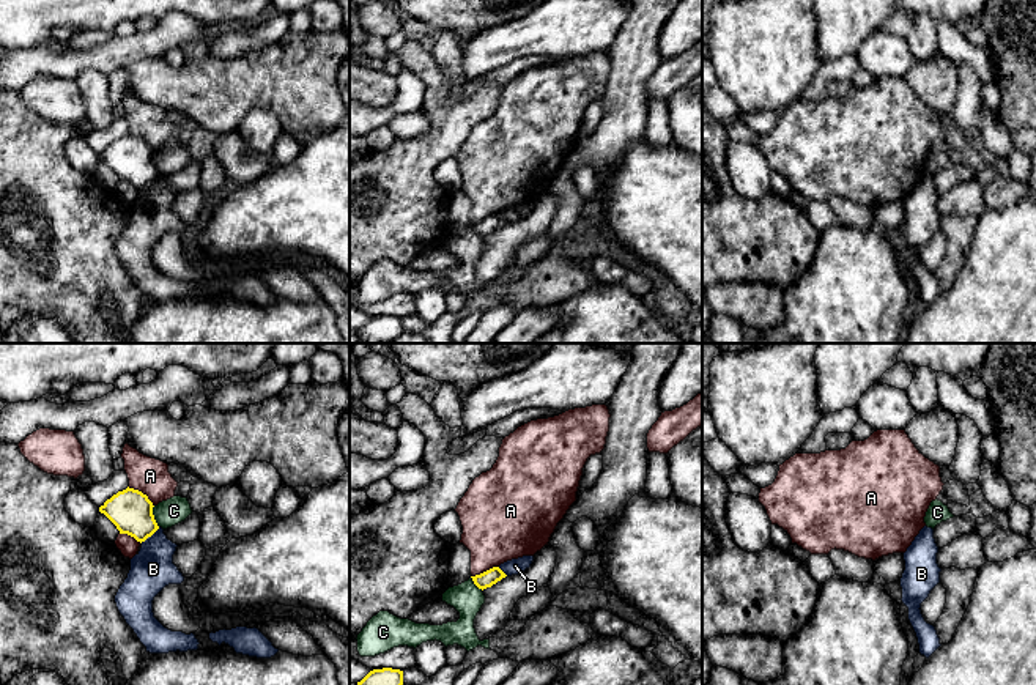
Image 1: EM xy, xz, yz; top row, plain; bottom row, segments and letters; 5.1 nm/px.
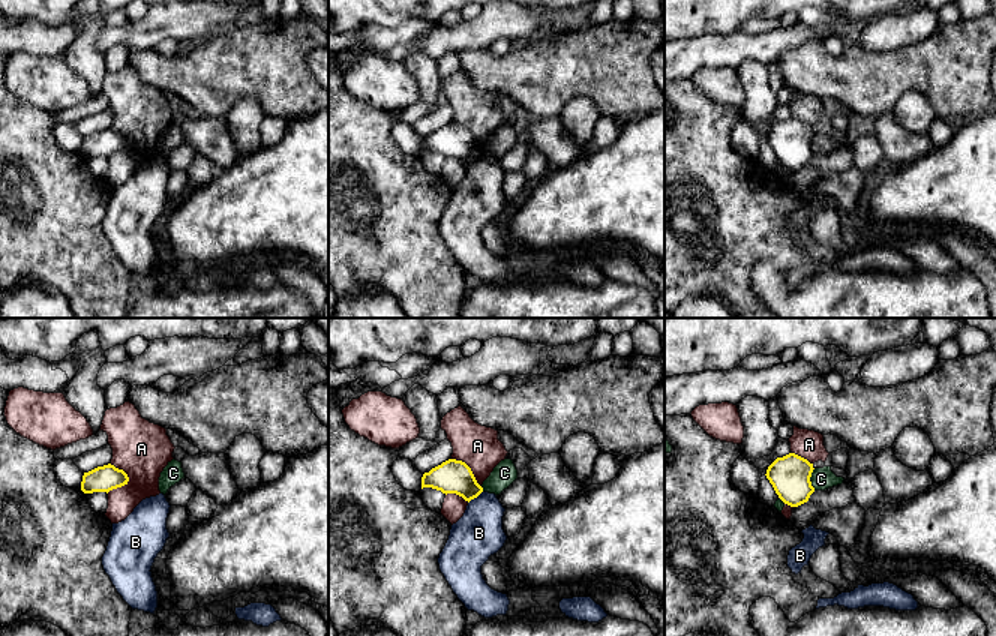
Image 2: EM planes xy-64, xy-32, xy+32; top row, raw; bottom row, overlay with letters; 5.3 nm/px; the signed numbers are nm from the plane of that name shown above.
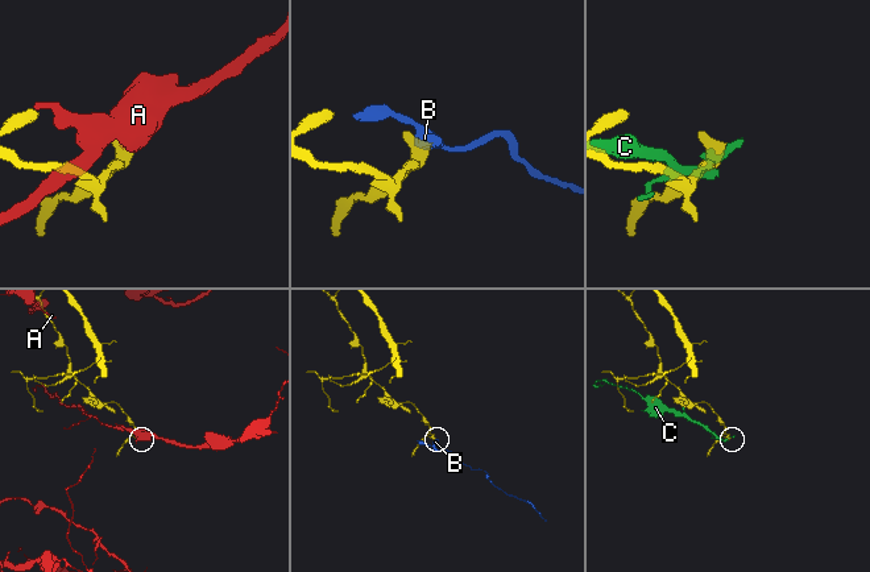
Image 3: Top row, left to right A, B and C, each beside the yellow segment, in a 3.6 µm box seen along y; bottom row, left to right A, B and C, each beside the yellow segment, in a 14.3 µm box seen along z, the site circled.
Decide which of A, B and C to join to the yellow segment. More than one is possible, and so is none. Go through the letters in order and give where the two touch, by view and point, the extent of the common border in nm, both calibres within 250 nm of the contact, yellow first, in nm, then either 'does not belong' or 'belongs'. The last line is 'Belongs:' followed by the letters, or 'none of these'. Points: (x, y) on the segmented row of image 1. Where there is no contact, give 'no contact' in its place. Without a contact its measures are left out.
A: xy (140, 492) | 170 nm | 220/190 nm | does not belong
B: xy (150, 536) | 130 nm | 220/220 nm | does not belong
C: xy (153, 517) | 120 nm | 220/140 nm | does not belong
Belongs: none of these

